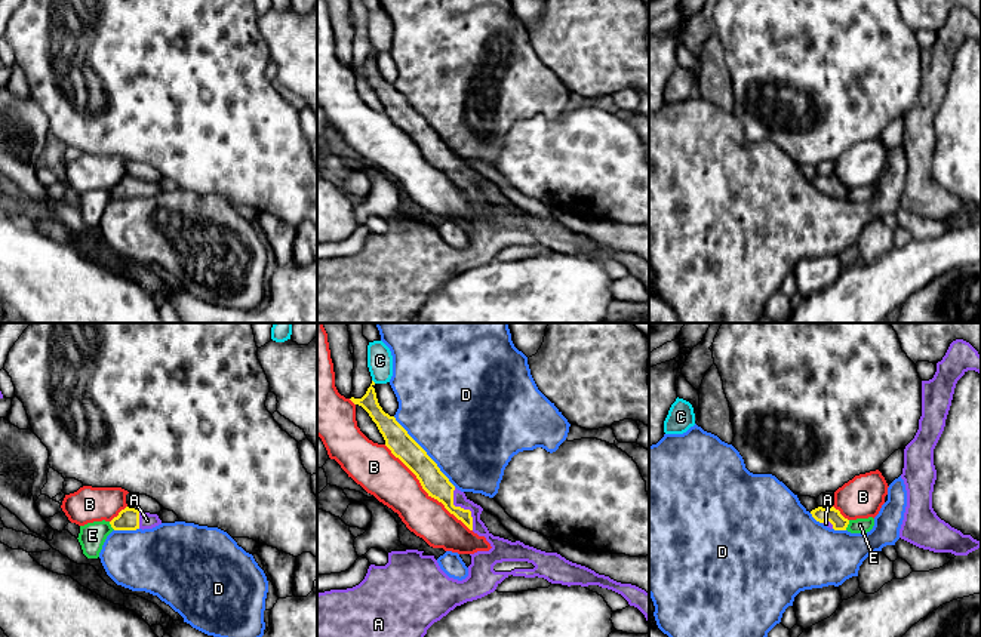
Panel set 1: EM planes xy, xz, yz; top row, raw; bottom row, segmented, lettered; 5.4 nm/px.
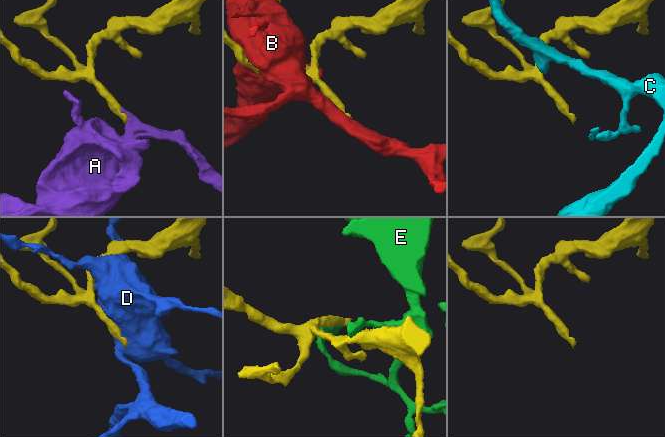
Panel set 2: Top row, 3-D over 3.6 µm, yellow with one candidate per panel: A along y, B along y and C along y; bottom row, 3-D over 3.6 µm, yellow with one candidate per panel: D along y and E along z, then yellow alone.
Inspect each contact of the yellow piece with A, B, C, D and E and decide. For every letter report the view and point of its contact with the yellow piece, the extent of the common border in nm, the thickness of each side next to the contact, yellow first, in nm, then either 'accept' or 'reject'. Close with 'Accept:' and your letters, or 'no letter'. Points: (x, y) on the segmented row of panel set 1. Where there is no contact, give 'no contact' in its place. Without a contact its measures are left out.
A: contact xz (463, 508); length 260 nm; calibres 140 and 80 nm; reject
B: contact xz (426, 491); length 650 nm; calibres 140 and 240 nm; reject
C: no contact; reject
D: contact xz (426, 452); length 500 nm; calibres 140 and 500 nm; reject
E: contact yz (848, 523); length 60 nm; calibres 80 and 80 nm; reject
Accept: no letter

